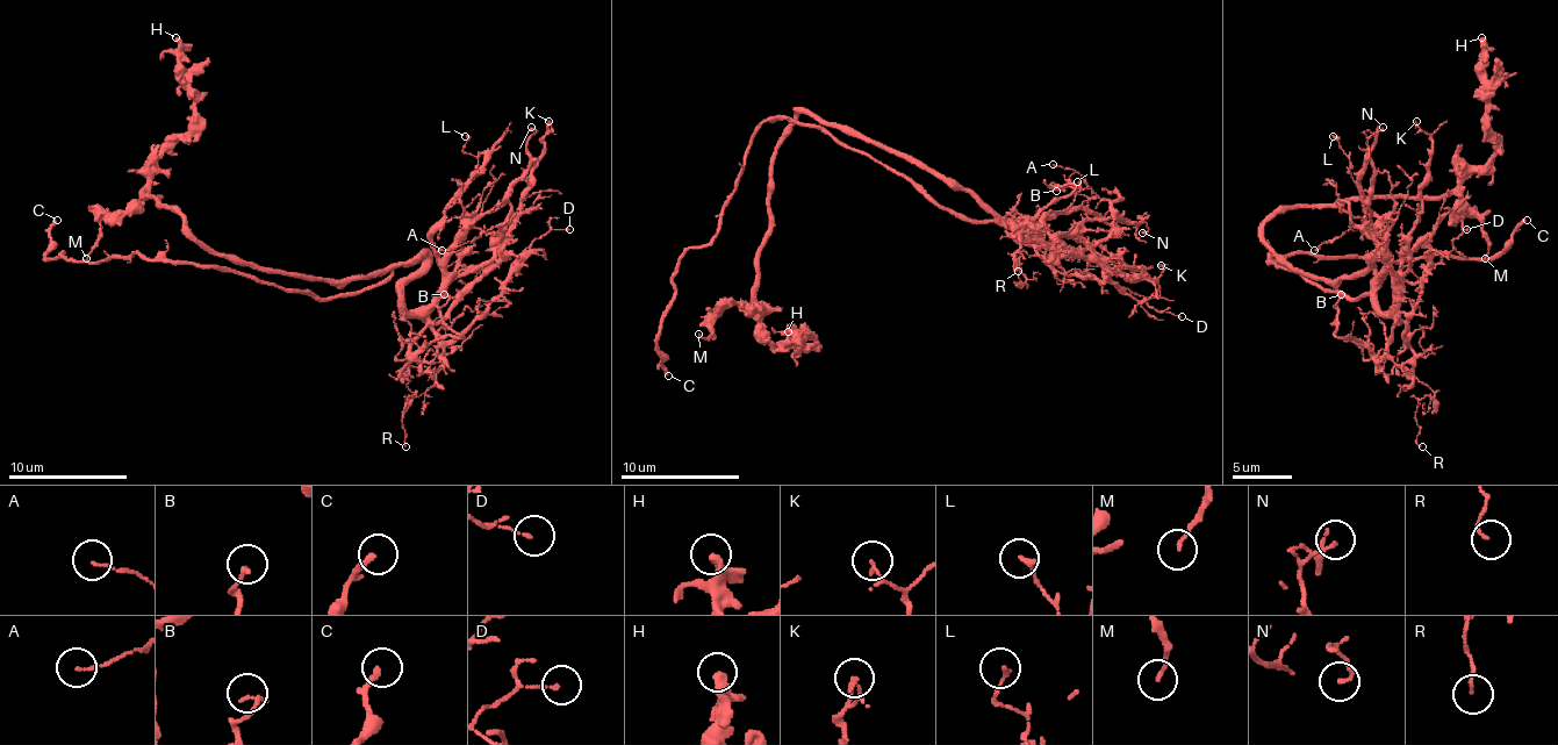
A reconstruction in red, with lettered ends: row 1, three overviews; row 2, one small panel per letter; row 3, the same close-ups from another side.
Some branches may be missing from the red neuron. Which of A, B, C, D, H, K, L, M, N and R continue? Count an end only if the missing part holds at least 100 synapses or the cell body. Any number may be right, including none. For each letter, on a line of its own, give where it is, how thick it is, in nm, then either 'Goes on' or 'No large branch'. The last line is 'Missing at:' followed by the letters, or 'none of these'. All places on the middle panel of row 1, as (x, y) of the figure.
A: Place: (1053, 164). Thickness 100 nm. No large branch
B: Place: (1056, 191). Thickness 180 nm. No large branch
C: Place: (668, 375). Thickness 240 nm. Goes on
D: Place: (1182, 316). Thickness 110 nm. No large branch
H: Place: (788, 331). Thickness 360 nm. No large branch
K: Place: (1161, 265). Thickness 100 nm. No large branch
L: Place: (1077, 181). Thickness 170 nm. No large branch
M: Place: (698, 334). Thickness 130 nm. No large branch
N: Place: (1142, 233). Thickness 140 nm. No large branch
R: Place: (1018, 271). Thickness 100 nm. No large branch
Missing at: C

